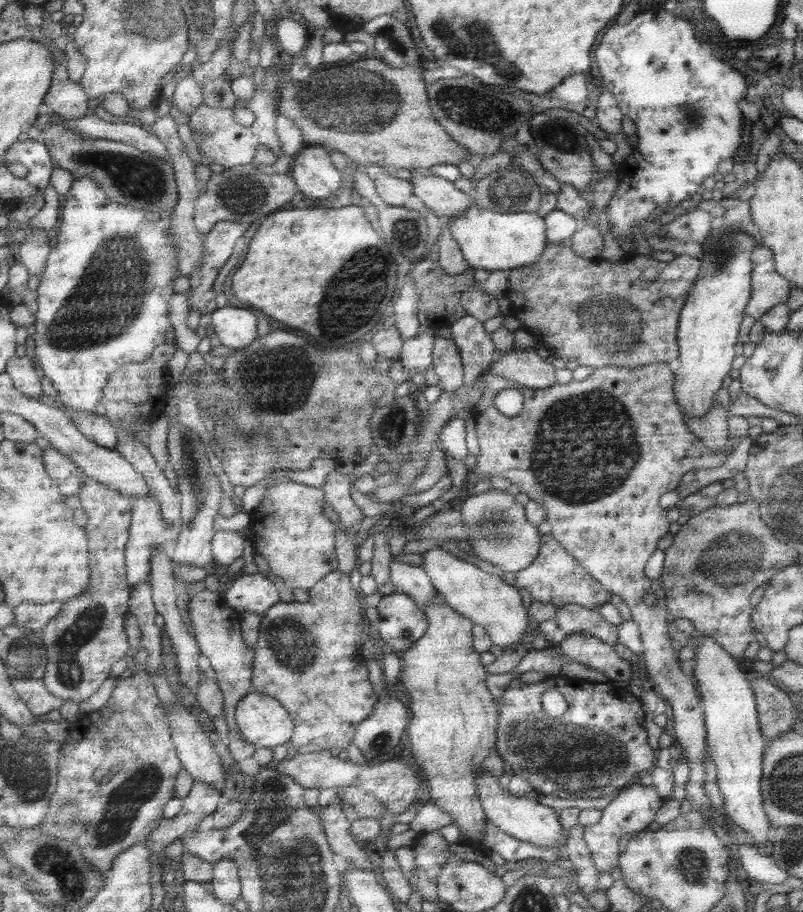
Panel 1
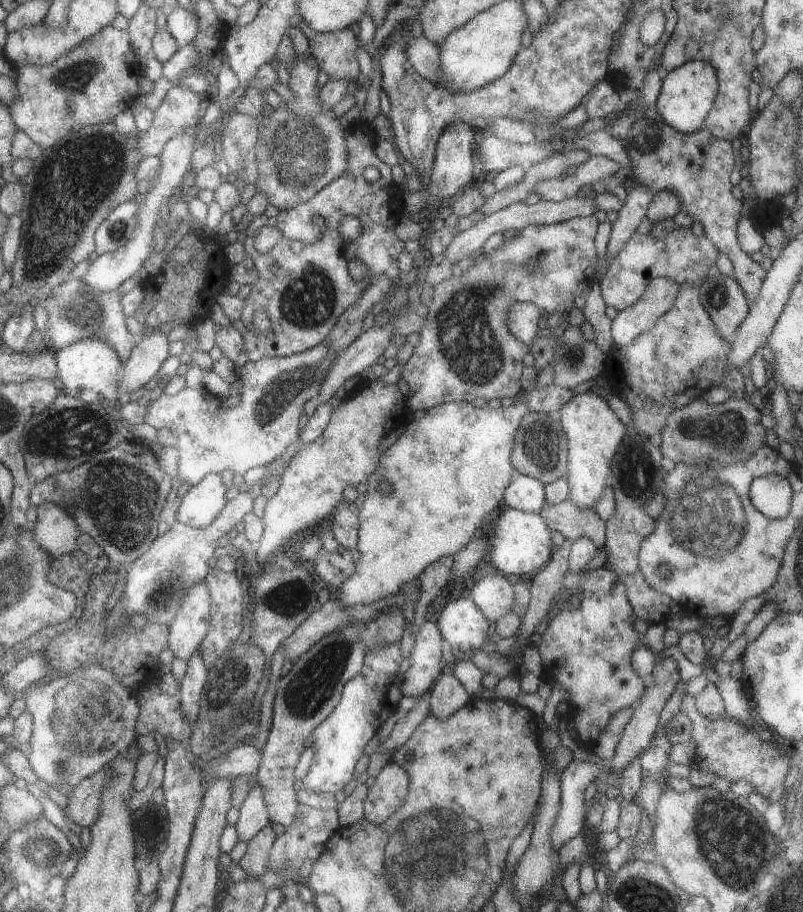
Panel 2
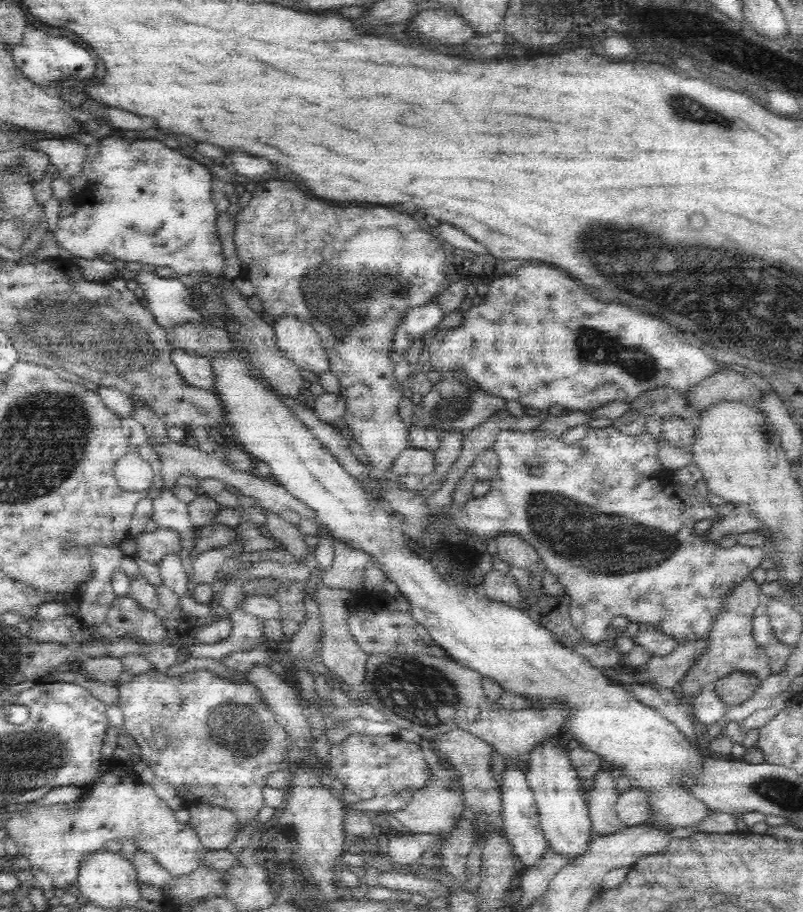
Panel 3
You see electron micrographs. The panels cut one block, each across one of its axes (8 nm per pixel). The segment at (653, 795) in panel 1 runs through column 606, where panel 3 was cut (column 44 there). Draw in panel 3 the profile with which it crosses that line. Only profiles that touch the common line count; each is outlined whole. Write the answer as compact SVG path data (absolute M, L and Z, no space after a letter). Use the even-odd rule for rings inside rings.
M110 764L106 766L106 772L102 774L100 782L94 786L94 790L86 792L84 796L76 802L78 808L72 804L52 804L52 806L30 806L26 810L10 812L6 820L6 830L8 836L16 842L18 854L30 860L30 866L40 868L44 874L48 874L54 880L54 888L70 888L78 880L78 872L82 862L96 852L106 850L108 842L128 842L136 840L138 852L144 852L146 856L154 858L156 864L160 864L166 872L172 876L190 876L196 868L202 868L202 856L206 856L206 850L202 850L198 832L188 824L176 822L176 812L156 796L156 792L148 786L142 784L142 780L126 766L122 764Z

